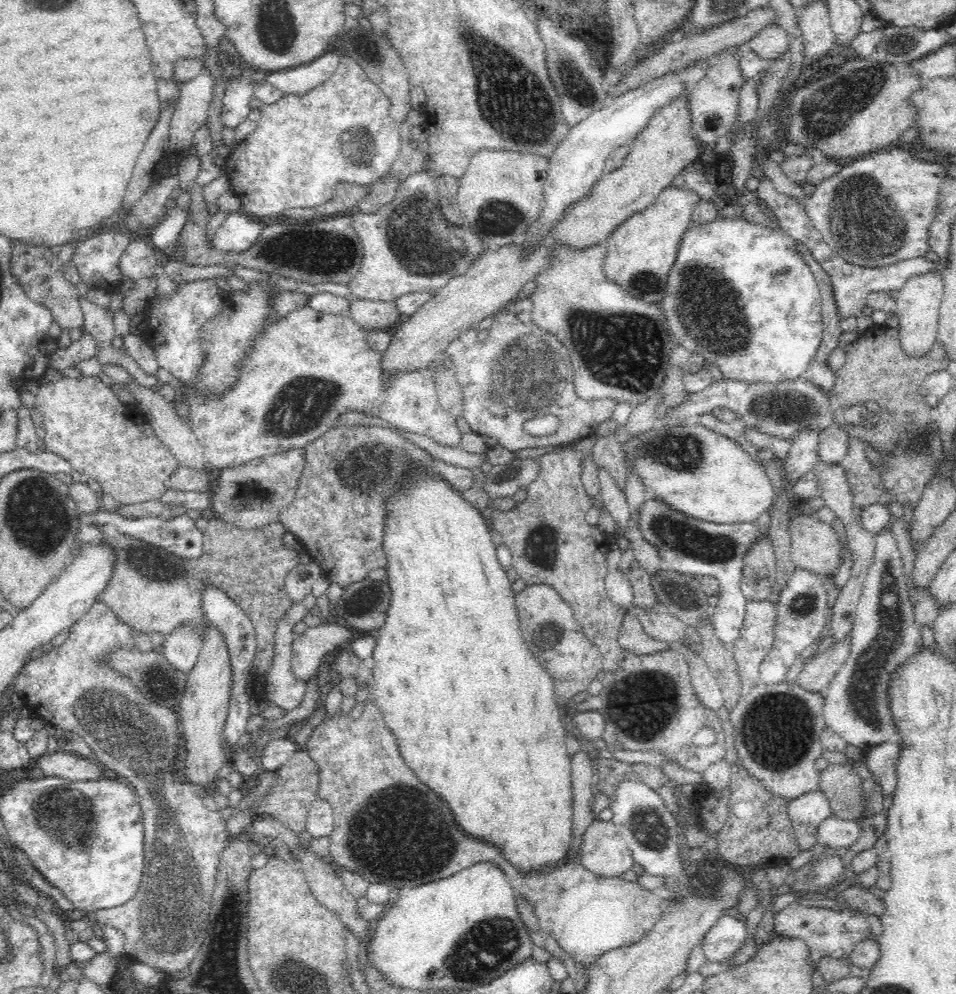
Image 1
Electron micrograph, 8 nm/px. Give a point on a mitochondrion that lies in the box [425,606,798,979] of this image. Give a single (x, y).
(652, 702)

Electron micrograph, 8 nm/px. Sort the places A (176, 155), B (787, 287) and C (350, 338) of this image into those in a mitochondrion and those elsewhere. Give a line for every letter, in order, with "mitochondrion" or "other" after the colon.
A: other
B: other
C: other

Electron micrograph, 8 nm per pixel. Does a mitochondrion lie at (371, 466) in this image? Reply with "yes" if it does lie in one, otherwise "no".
yes

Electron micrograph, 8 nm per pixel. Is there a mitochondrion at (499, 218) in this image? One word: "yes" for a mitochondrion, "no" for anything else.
yes

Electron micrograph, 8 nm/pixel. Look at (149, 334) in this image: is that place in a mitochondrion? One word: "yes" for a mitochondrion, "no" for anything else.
no

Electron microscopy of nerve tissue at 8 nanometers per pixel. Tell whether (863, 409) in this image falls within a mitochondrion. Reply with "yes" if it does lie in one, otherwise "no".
no

